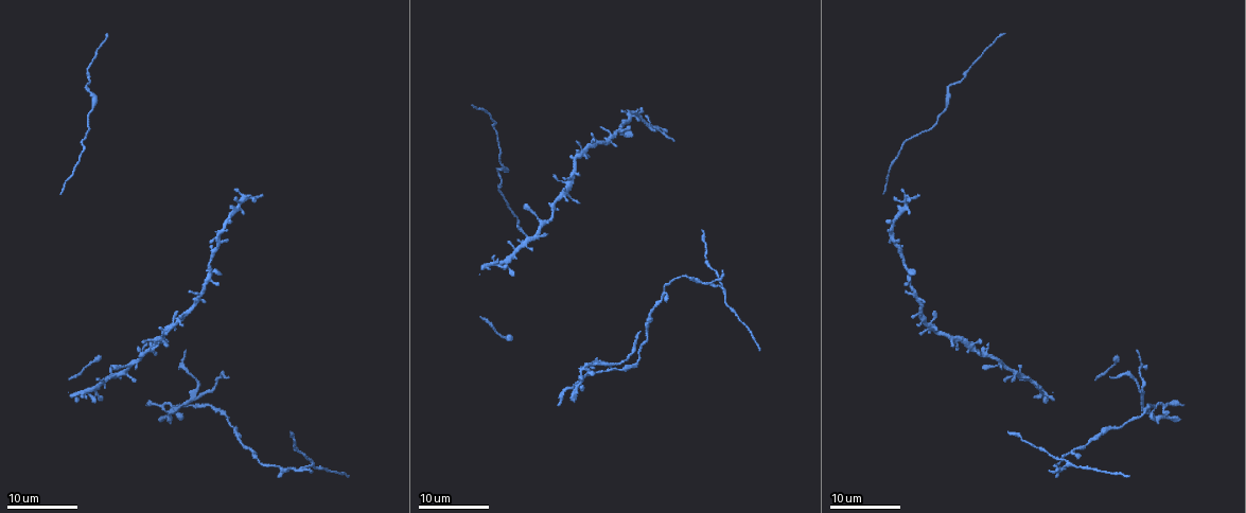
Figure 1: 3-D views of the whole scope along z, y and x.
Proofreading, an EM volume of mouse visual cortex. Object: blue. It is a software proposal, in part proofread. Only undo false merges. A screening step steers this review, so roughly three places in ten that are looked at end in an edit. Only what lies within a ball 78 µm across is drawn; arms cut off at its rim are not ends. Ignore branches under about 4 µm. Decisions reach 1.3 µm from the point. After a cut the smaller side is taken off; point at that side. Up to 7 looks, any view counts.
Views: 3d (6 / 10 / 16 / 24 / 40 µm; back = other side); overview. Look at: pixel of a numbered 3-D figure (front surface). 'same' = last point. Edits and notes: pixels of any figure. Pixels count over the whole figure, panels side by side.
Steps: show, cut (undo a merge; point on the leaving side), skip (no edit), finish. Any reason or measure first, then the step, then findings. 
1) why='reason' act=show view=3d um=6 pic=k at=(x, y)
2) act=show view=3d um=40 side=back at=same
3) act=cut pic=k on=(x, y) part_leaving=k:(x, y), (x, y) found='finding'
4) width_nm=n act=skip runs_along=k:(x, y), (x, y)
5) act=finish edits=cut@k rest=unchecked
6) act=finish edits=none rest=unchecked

why='three-way junction' act=show view=3d um=24 pic=1 at=(1071, 449)

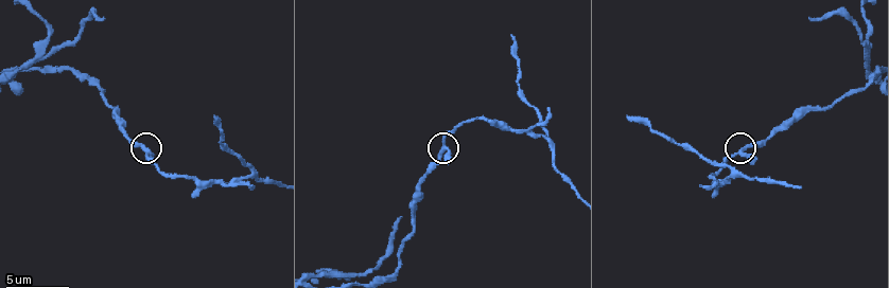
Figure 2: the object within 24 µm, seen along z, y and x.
act=show view=3d um=10 pic=2 at=(442, 150)

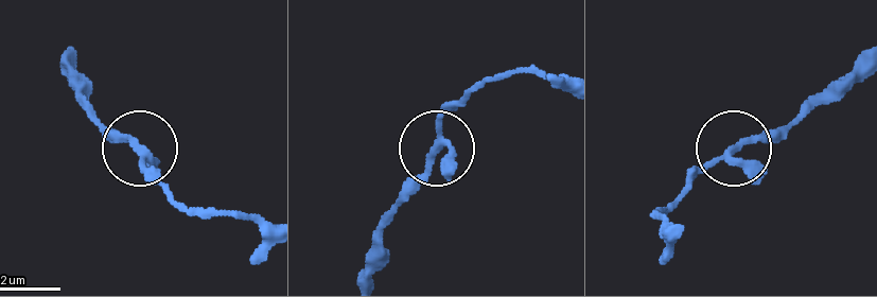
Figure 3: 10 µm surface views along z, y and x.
act=skip runs_along=3:(864, 60), (781, 126), (735, 144), (669, 203) found='all the same neuron'

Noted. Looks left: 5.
why='calibre changes' act=show view=3d um=16 pic=2 at=(712, 177)

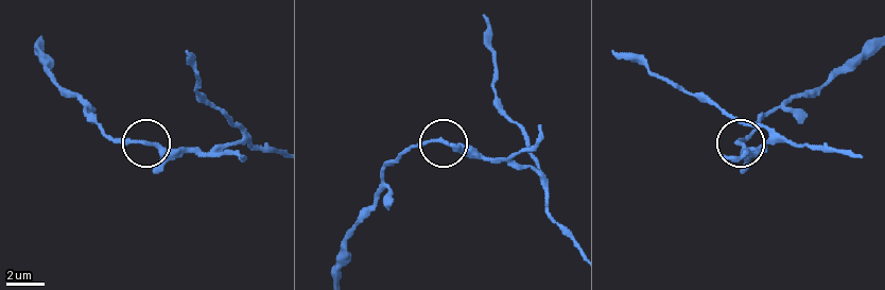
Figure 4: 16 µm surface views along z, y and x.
width_nm=190 act=skip runs_along=4:(40, 41), (50, 74), (102, 132), (201, 154) found='all the same neuron'

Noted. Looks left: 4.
why='four or more arms meet' act=show view=3d um=16 pic=1 at=(1020, 373)

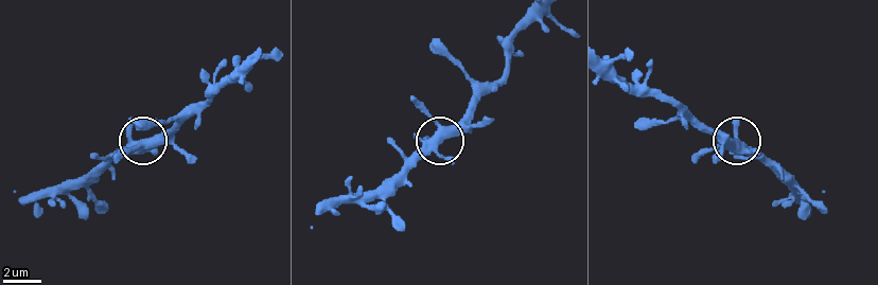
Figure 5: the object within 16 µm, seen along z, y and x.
why='closer look' act=show view=3d um=6 pic=5 at=(736, 142)

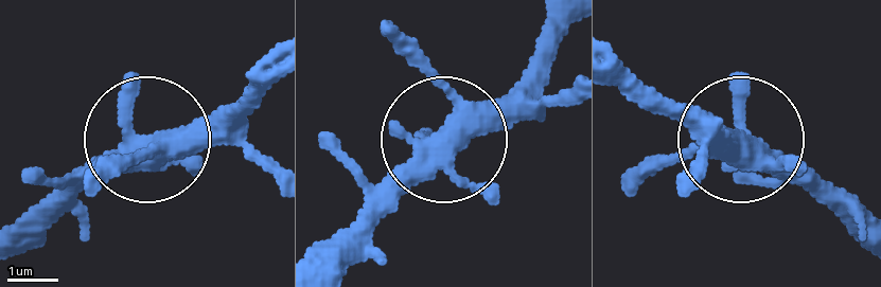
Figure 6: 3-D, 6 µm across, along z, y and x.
act=skip runs_along=6:(444, 150), (347, 234) found='one neuron here'

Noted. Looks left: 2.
act=finish edits=none rest=unchecked

